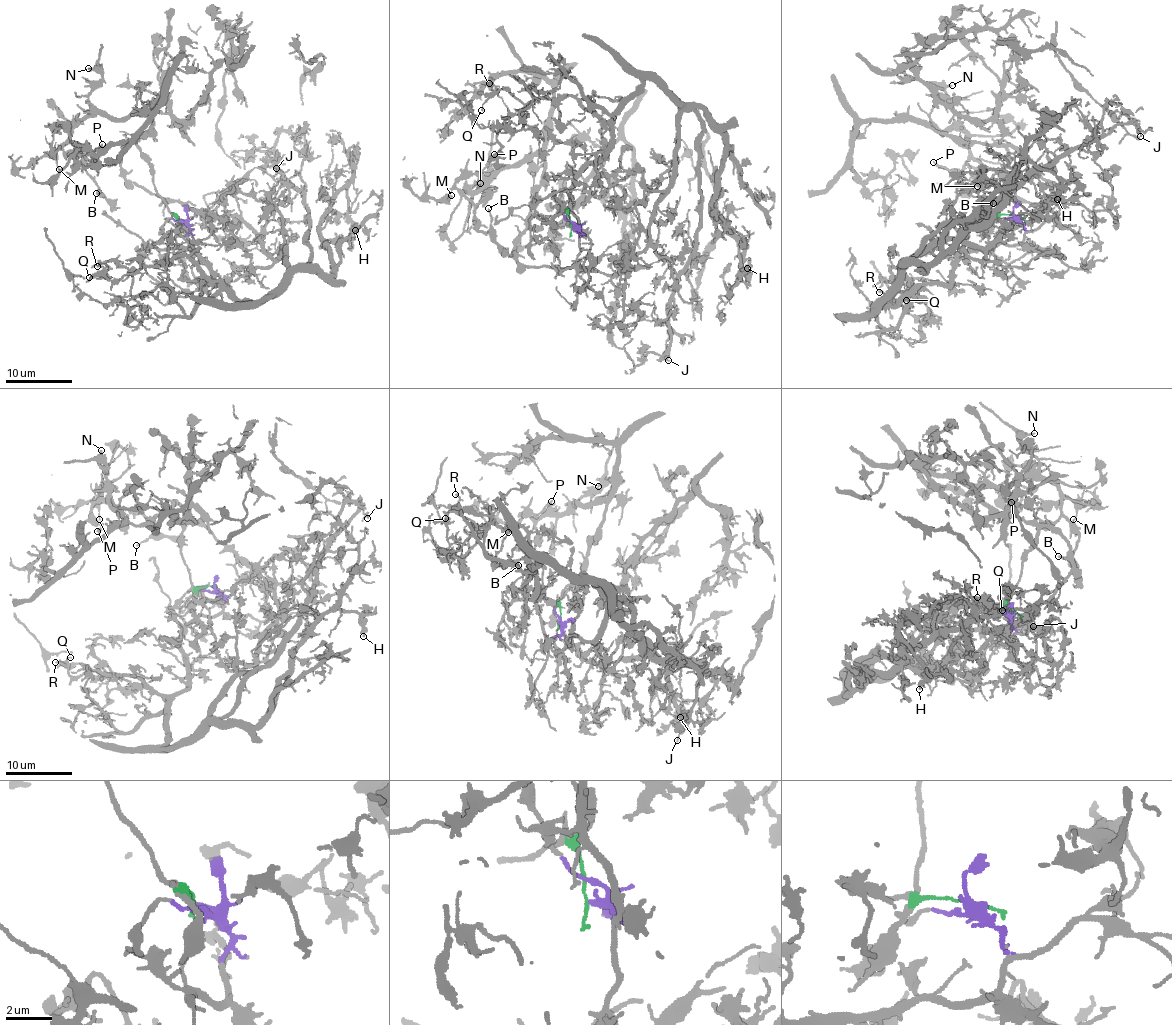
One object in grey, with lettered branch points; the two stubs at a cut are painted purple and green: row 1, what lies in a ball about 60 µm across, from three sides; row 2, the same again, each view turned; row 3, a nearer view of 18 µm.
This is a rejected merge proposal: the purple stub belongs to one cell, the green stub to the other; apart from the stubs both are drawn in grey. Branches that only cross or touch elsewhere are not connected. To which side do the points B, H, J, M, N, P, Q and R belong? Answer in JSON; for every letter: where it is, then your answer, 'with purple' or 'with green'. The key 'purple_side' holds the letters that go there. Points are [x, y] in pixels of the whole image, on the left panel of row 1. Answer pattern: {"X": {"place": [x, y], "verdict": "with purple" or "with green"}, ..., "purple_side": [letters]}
{"B": {"place": [96, 193], "verdict": "with green"}, "H": {"place": [355, 230], "verdict": "with purple"}, "J": {"place": [276, 168], "verdict": "with purple"}, "M": {"place": [59, 169], "verdict": "with green"}, "N": {"place": [88, 68], "verdict": "with green"}, "P": {"place": [102, 144], "verdict": "with green"}, "Q": {"place": [89, 277], "verdict": "with purple"}, "R": {"place": [97, 266], "verdict": "with purple"}, "purple_side": ["H", "J", "Q", "R"]}

